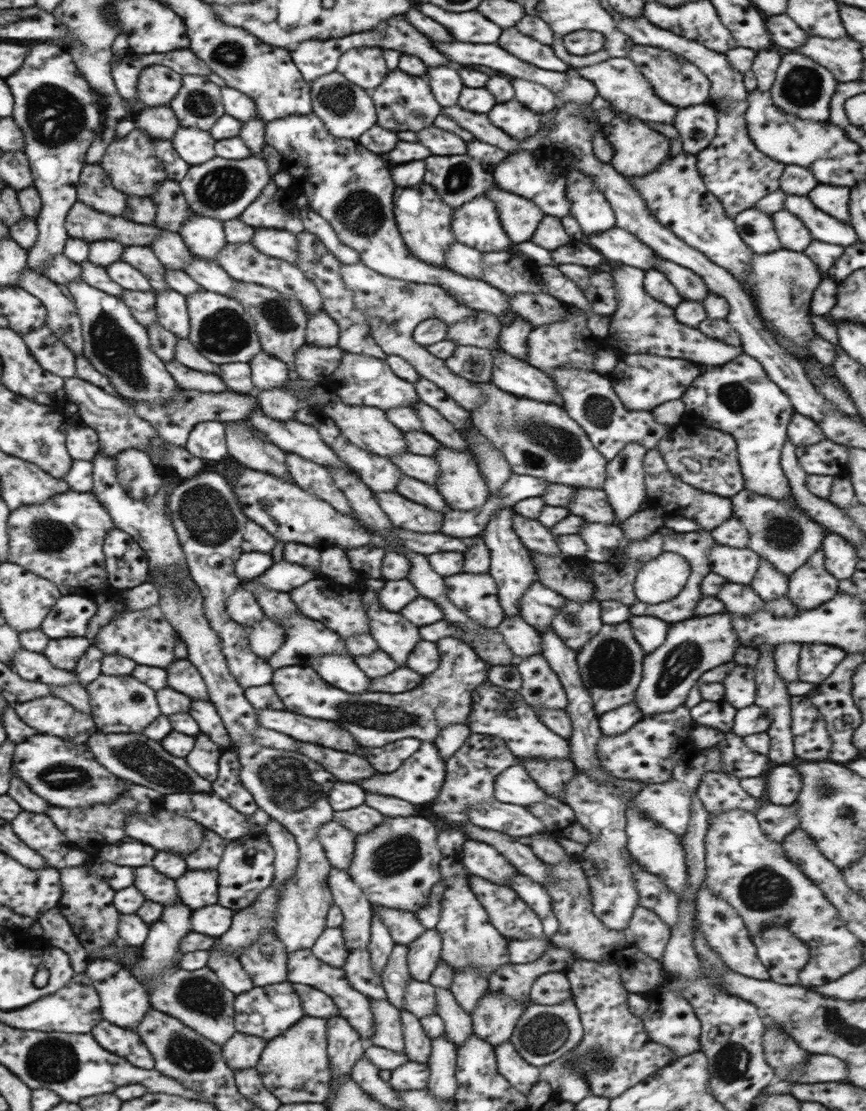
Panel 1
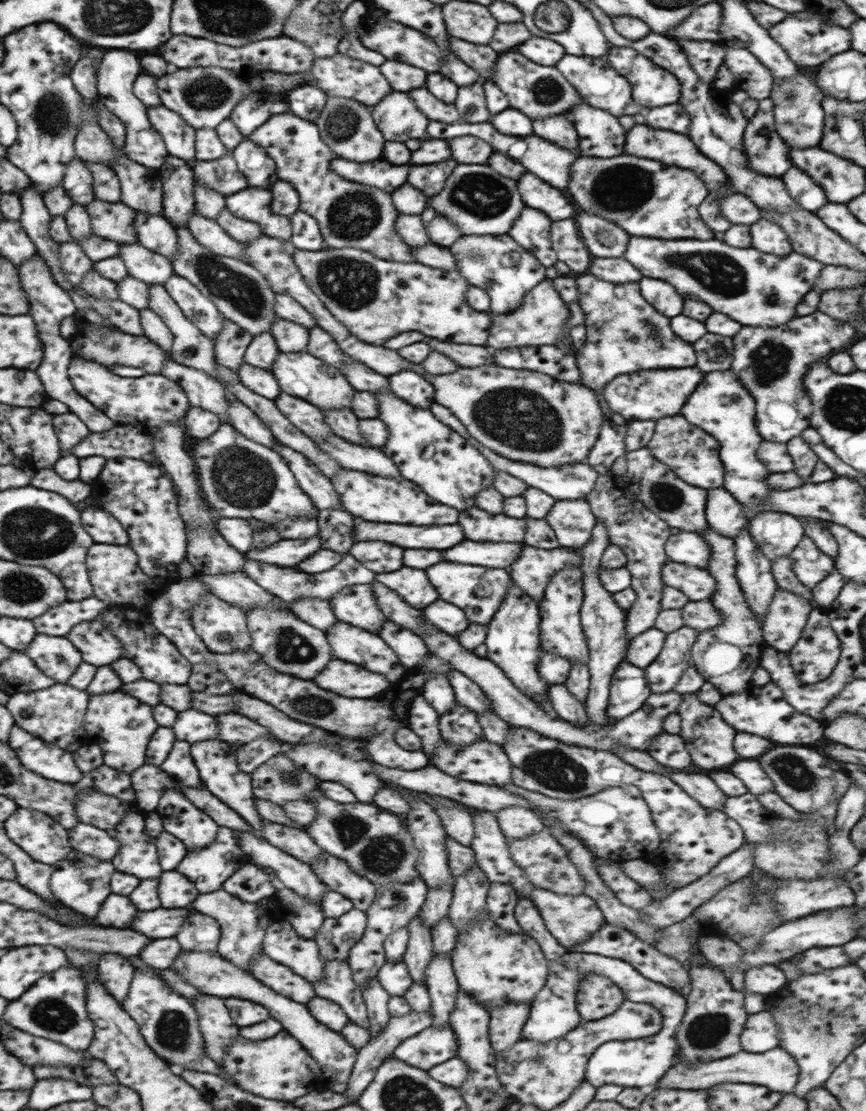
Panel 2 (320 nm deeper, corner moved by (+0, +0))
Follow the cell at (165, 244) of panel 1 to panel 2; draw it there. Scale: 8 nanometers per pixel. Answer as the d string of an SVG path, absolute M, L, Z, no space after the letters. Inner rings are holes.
M94 199L85 209L90 216L92 234L122 243L139 243L134 229L136 211L123 203Z

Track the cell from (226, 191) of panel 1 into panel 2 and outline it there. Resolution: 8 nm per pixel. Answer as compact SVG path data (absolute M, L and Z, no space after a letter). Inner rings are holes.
M232 155L214 160L198 160L191 165L195 182L225 197L248 188L248 181L240 173Z

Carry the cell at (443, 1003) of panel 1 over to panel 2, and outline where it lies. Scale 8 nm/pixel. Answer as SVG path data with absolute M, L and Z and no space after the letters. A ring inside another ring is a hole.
M418 914L408 924L409 939L403 961L407 964L410 976L414 981L425 984L424 971L433 953L433 939Z

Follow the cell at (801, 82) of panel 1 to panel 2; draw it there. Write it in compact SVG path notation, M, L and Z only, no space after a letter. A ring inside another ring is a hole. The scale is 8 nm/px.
M802 73L794 78L776 78L769 98L772 99L775 129L785 144L792 149L818 147L821 144L825 112L823 98L825 95L812 81Z

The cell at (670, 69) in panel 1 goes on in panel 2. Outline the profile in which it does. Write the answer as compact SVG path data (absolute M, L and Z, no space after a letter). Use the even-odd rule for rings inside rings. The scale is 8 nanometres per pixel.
M626 47L610 48L605 58L610 63L610 66L631 84L633 101L647 110L674 104L680 98L680 81L666 69L652 64L649 58L646 58L637 50Z

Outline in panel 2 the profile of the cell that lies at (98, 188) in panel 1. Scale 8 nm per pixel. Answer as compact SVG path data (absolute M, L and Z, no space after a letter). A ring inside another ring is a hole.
M80 158L67 164L62 187L74 203L86 206L95 199L92 173Z

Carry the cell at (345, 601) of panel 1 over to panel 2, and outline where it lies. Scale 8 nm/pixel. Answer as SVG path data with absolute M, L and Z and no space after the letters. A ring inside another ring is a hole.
M346 556L336 567L330 570L308 574L296 567L279 567L278 565L266 564L246 558L243 572L259 584L264 590L278 598L290 602L302 597L321 598L329 601L337 592L350 585L369 584L375 580L376 573L364 568L360 562L356 562L352 556Z

